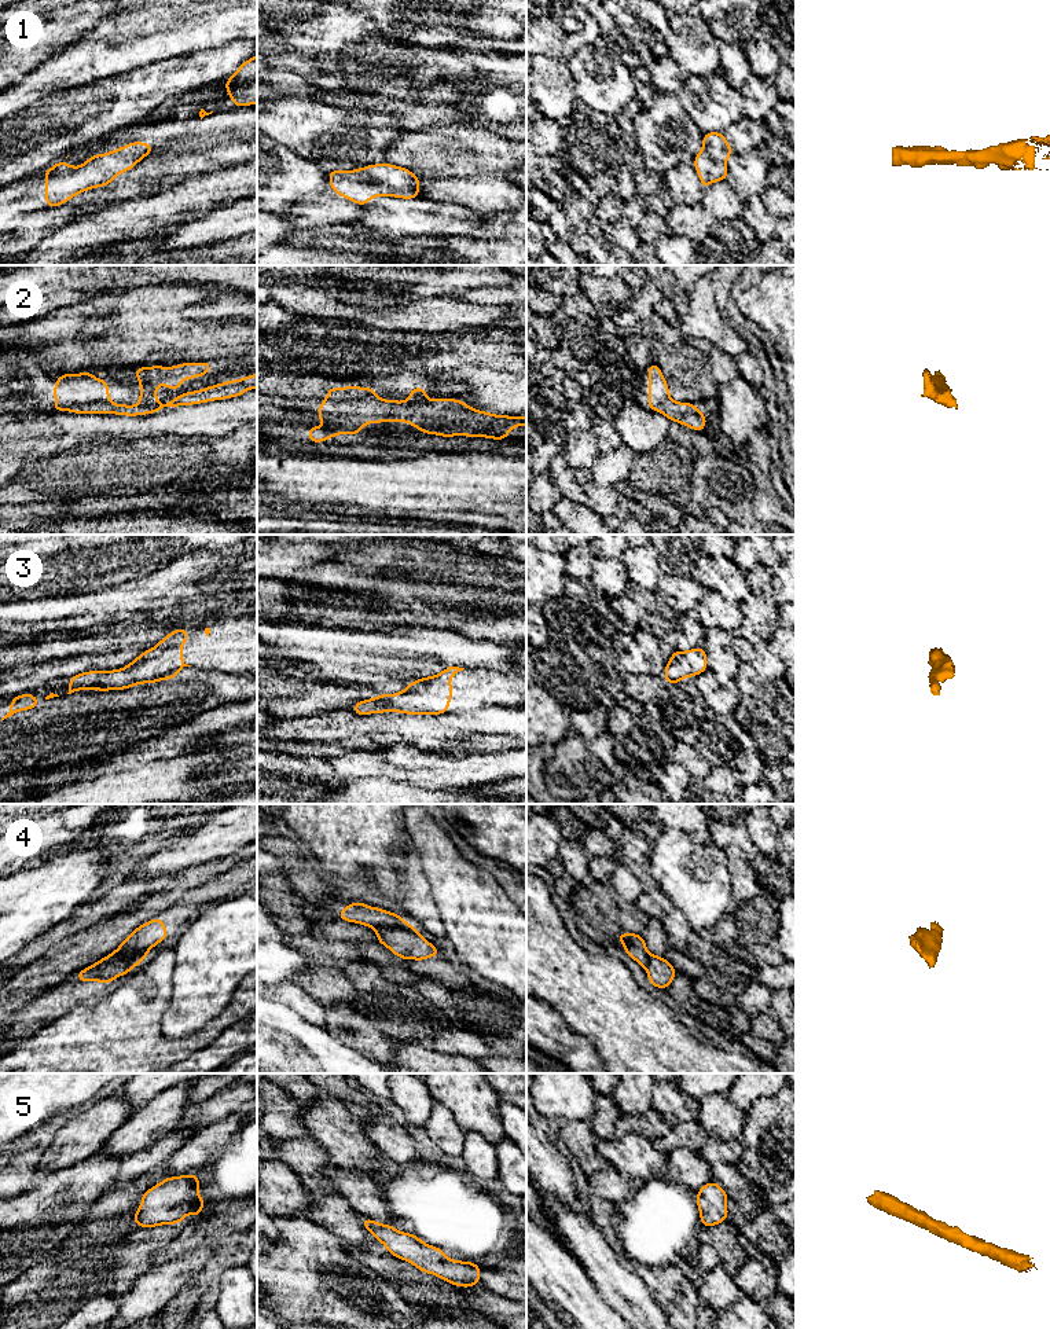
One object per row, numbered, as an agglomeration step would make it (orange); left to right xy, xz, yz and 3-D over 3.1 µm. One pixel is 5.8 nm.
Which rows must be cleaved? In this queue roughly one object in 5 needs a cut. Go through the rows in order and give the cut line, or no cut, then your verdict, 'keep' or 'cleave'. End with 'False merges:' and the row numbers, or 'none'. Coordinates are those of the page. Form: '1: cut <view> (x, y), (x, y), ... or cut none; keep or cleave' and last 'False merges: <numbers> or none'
1: cut none; keep
2: cut xy (109, 401), (90, 401), (69, 408), (55, 406); cleave
3: cut none; keep
4: cut xy (146, 951), (123, 950), (112, 954); cleave
5: cut none; keep
False merges: 2, 4

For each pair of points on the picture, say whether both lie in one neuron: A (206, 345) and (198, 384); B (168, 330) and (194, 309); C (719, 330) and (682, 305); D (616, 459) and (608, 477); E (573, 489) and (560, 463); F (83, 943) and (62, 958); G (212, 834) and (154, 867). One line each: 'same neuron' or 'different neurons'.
A: different neurons
B: different neurons
C: different neurons
D: same neuron
E: same neuron
F: same neuron
G: same neuron

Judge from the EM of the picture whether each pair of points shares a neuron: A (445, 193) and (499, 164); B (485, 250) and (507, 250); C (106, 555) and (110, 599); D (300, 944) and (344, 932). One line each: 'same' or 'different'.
A: different
B: same
C: different
D: different

